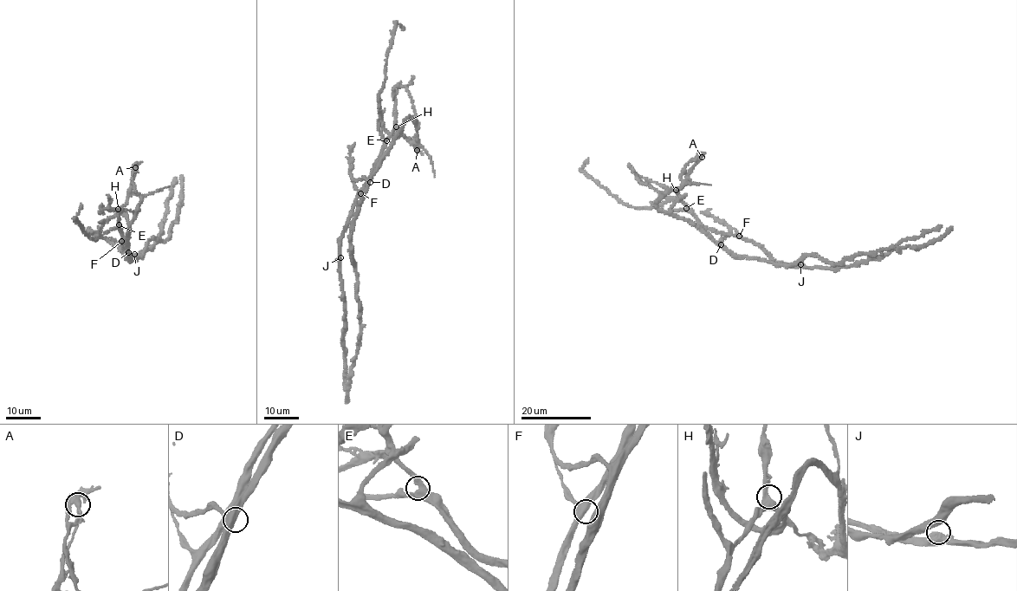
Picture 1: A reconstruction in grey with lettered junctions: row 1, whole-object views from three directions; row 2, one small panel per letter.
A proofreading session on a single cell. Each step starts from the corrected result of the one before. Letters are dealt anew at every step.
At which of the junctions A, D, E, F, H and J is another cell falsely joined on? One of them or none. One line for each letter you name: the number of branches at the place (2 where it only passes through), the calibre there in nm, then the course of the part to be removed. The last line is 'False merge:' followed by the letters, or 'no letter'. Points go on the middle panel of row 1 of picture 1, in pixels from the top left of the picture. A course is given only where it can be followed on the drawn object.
A: 4 branches meet; 280 nm thick; foreign part runs (417, 150), (403, 133), (397, 130), (391, 133), (341, 236), (345, 391)
False merge: A

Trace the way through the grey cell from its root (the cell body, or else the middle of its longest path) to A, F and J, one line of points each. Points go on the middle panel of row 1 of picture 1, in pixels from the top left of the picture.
A: (363, 179), (370, 177), (403, 122), (409, 117), (416, 125), (417, 138), (412, 142), (409, 139), (417, 150)
F: (363, 179), (352, 178), (360, 193)
J: (363, 179), (352, 178), (358, 196), (341, 236), (340, 257)

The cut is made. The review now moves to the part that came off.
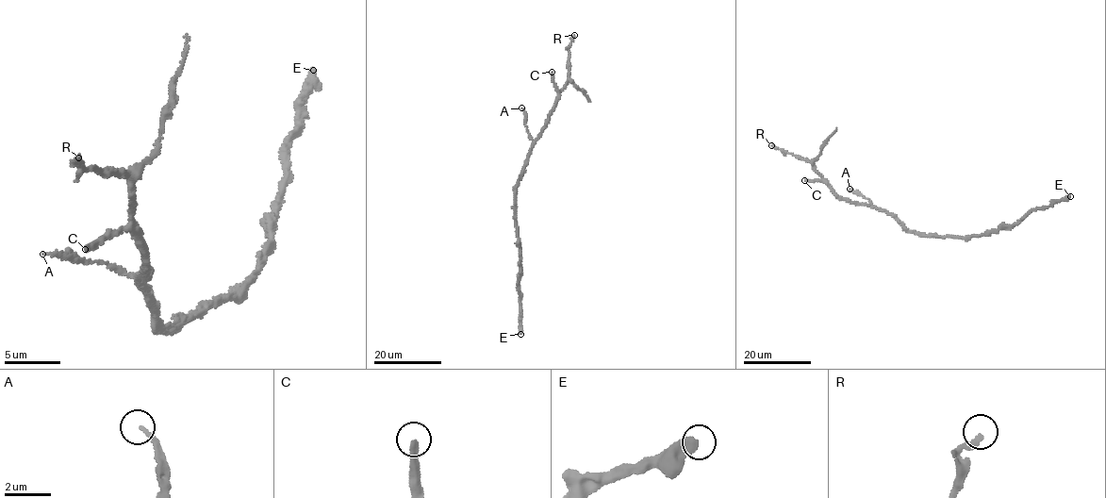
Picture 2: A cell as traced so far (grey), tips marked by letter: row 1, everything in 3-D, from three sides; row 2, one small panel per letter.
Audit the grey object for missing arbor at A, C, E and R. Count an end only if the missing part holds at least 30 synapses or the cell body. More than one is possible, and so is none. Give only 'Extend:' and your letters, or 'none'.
Extend: C

